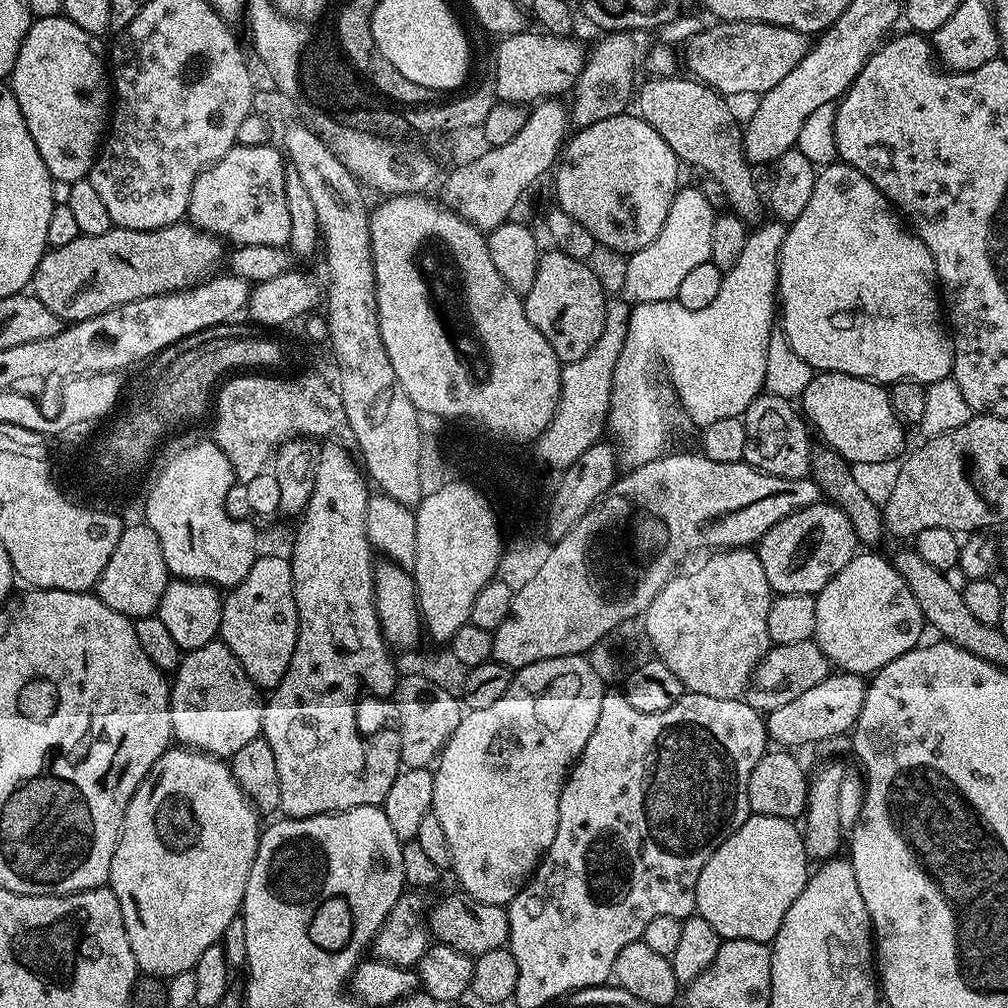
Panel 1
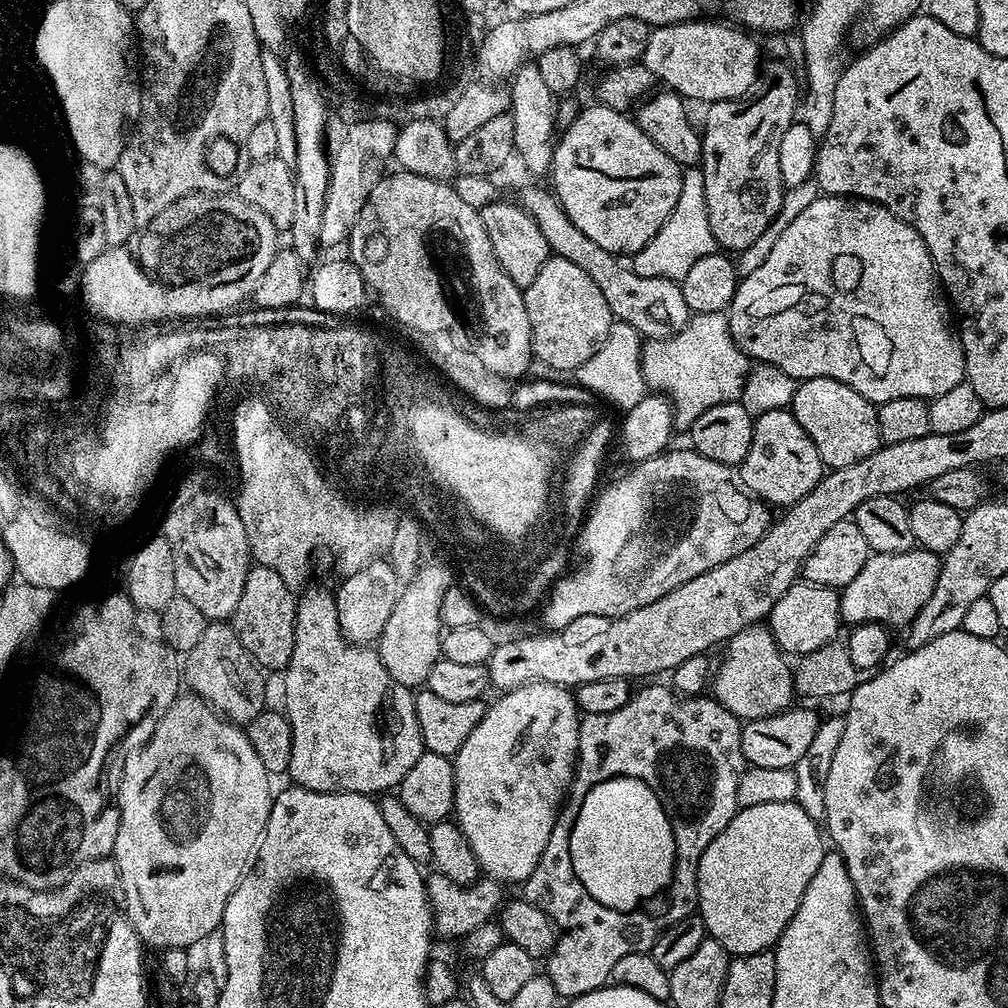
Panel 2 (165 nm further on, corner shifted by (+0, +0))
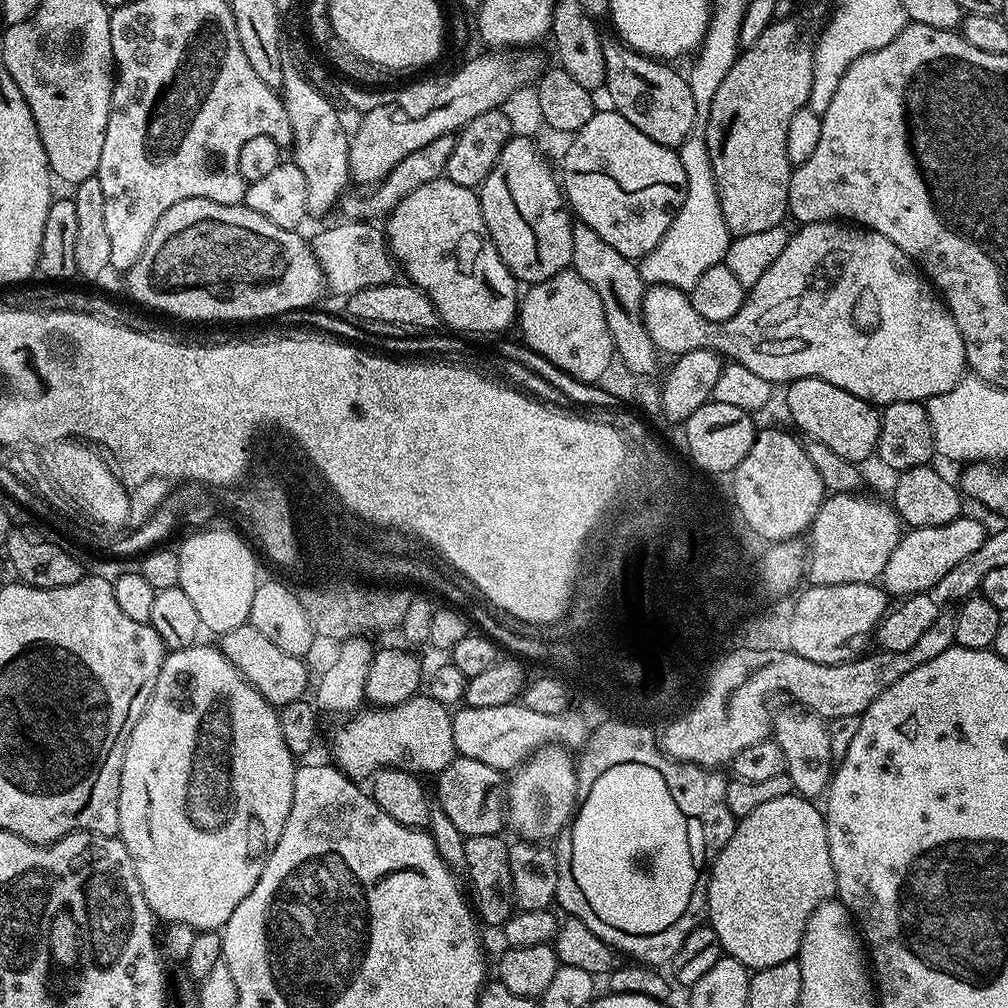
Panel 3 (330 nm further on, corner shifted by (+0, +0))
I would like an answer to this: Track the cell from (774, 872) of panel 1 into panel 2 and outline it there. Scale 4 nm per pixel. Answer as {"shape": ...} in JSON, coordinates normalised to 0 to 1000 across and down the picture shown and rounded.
{"shape":[[[789,794],[784,796],[760,796],[756,800],[734,802],[728,808],[728,812],[724,812],[720,823],[716,823],[716,827],[712,827],[712,831],[708,831],[708,835],[704,835],[704,839],[700,839],[700,843],[696,843],[696,851],[692,855],[692,891],[690,892],[690,900],[692,908],[694,908],[698,916],[699,926],[705,932],[713,935],[722,943],[723,949],[726,950],[763,943],[788,911],[788,907],[796,895],[796,887],[800,887],[800,879],[804,879],[804,871],[808,871],[808,867],[812,864],[812,859],[815,859],[815,851],[819,844],[816,832],[818,833],[818,830],[815,828],[814,818],[806,813],[803,808],[800,808],[800,805],[796,804],[796,800],[791,798]]]}

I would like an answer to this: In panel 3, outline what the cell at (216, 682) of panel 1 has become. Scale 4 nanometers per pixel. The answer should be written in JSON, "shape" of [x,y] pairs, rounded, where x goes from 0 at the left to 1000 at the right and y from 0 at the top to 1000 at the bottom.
{"shape":[[[249,619],[236,621],[236,625],[228,625],[217,632],[216,642],[222,648],[222,652],[240,668],[264,692],[264,696],[281,700],[299,693],[306,683],[306,663],[303,656],[292,649],[284,649],[284,645],[276,645],[268,633],[262,632],[259,627]]]}

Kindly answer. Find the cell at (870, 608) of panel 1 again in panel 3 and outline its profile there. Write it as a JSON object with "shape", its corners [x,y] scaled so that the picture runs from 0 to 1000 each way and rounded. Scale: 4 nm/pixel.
{"shape":[[[953,510],[946,518],[938,518],[938,522],[901,524],[894,531],[891,542],[887,542],[883,558],[879,558],[879,565],[875,572],[877,586],[885,593],[922,588],[928,578],[934,576],[950,558],[966,550],[974,542],[977,533],[975,518],[963,516],[960,510]]]}

